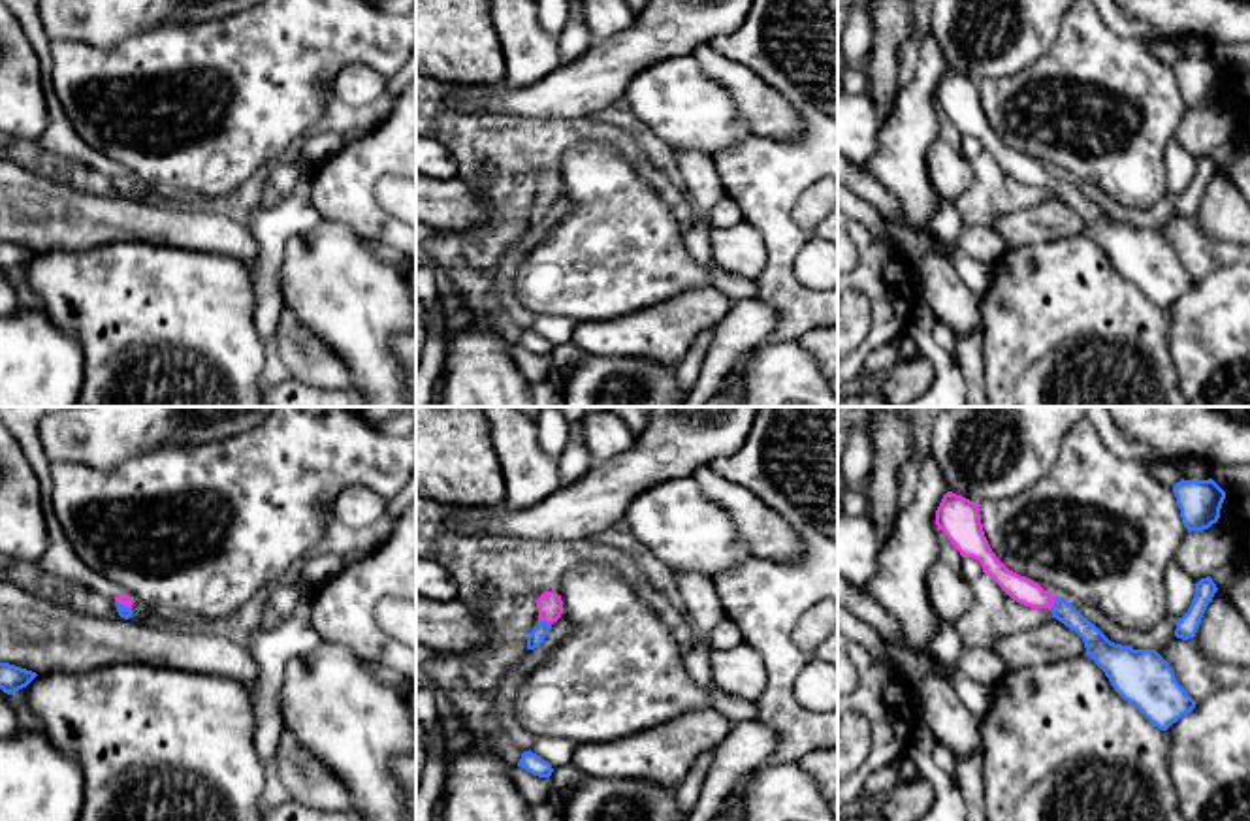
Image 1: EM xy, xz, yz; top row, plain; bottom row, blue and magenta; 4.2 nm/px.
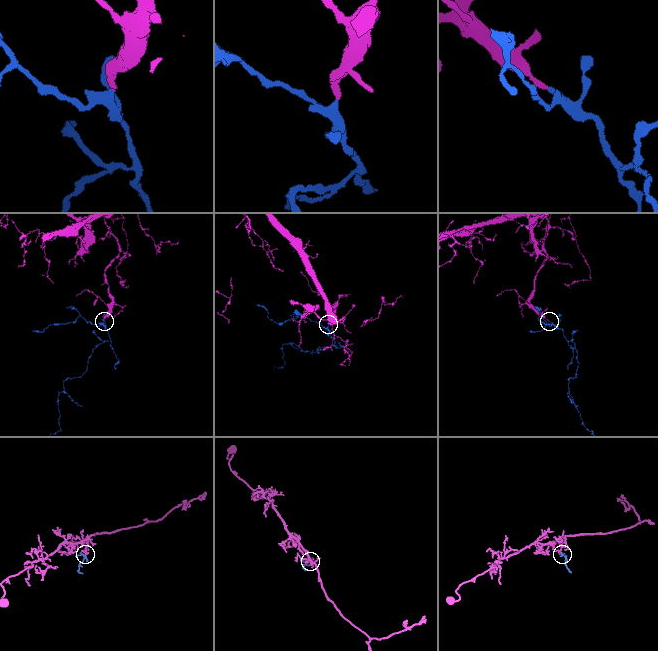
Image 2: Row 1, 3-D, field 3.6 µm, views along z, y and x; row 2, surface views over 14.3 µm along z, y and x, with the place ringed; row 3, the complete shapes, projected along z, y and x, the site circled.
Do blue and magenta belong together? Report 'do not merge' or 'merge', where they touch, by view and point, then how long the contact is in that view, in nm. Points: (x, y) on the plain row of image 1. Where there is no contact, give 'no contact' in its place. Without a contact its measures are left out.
merge | xz (544, 200) | 60 nm

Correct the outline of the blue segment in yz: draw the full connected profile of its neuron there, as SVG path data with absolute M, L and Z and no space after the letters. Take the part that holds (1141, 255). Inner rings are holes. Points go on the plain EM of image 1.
M947 70L936 89L936 104L960 130L973 136L1013 179L1030 186L1049 186L1052 196L1075 209L1086 232L1105 250L1114 269L1133 282L1154 305L1167 309L1195 286L1195 279L1177 260L1173 247L1156 228L1133 228L1111 220L1071 181L1045 169L1037 160L1009 149L992 130L981 102L979 83Z

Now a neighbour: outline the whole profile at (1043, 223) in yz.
M1052 196L1047 201L998 218L992 230L1002 235L1005 245L1022 247L1079 235L1086 232L1086 226L1075 209Z

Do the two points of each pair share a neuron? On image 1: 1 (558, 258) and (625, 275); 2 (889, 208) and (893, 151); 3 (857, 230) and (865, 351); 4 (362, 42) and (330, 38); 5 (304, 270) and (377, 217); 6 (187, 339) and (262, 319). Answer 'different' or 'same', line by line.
1: same
2: different
3: same
4: same
5: different
6: different

